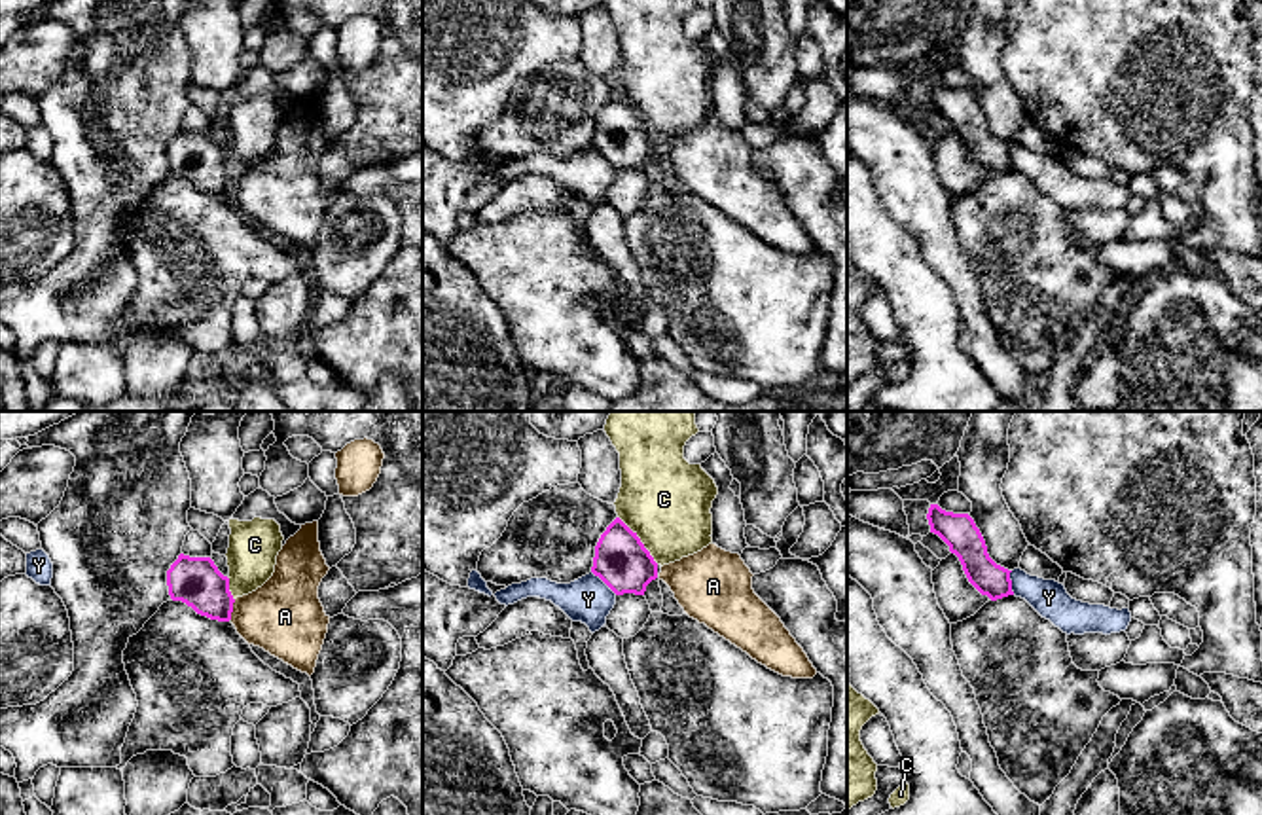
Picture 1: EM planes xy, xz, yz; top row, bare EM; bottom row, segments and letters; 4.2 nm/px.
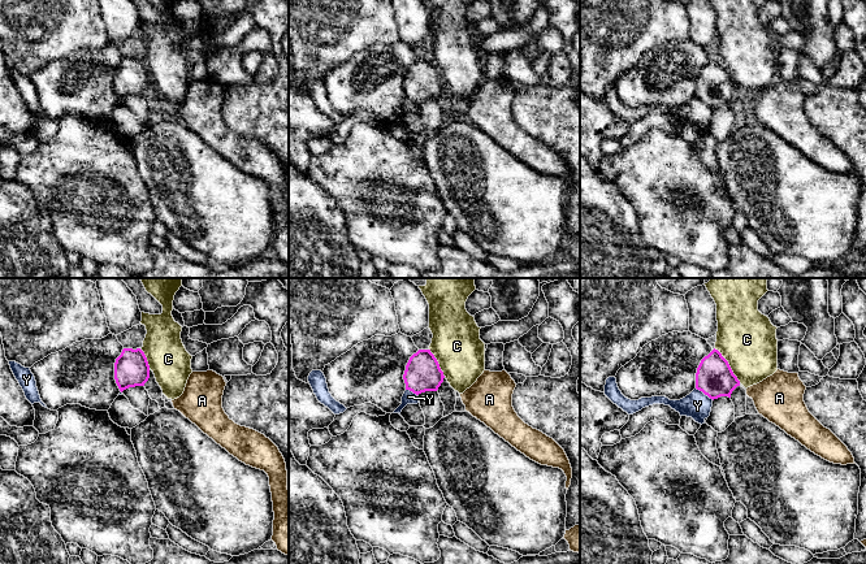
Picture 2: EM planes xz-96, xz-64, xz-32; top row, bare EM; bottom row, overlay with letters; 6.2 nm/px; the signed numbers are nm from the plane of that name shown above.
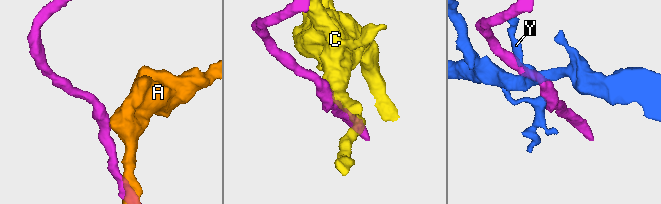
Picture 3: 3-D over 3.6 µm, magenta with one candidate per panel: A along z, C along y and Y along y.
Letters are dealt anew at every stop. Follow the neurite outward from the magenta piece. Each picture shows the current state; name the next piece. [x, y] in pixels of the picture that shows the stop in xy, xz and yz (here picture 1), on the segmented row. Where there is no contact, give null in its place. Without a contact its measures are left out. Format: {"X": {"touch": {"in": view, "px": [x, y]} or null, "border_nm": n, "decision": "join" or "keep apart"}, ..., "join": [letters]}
{"A": {"touch": {"in": "xy", "px": [232, 609]}, "border_nm": 90, "decision": "keep apart"}, "C": {"touch": {"in": "xz", "px": [639, 541]}, "border_nm": 260, "decision": "keep apart"}, "Y": {"touch": {"in": "xz", "px": [605, 582]}, "border_nm": 150, "decision": "join"}, "join": ["Y"]}

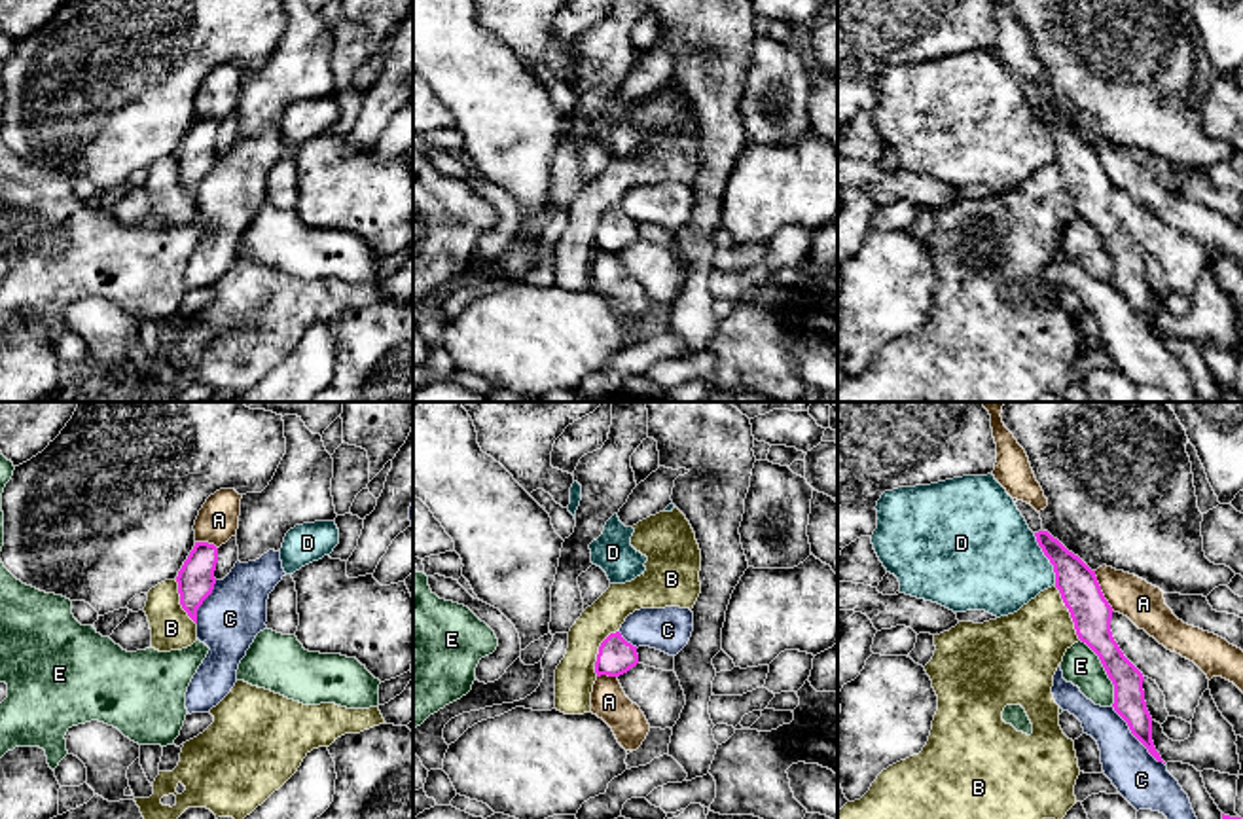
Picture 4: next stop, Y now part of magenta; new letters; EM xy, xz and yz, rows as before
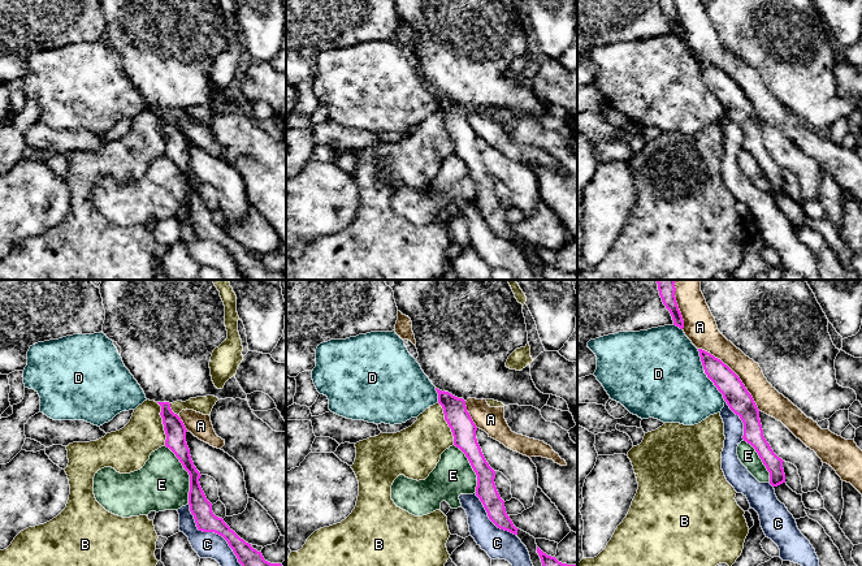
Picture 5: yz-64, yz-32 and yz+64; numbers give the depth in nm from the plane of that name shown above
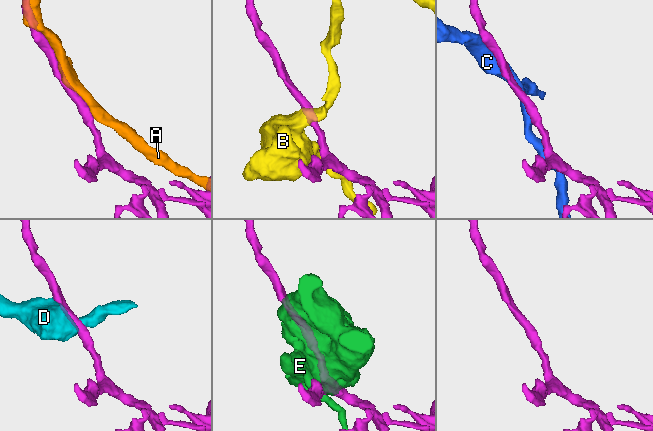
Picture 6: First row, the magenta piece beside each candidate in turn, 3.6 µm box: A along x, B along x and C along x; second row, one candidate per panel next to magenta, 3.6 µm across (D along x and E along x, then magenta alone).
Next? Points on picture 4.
{"A": {"touch": {"in": "yz", "px": [1101, 592]}, "border_nm": 200, "decision": "keep apart"}, "B": {"touch": {"in": "yz", "px": [1069, 611]}, "border_nm": 260, "decision": "keep apart"}, "C": {"touch": {"in": "yz", "px": [1134, 734]}, "border_nm": 340, "decision": "keep apart"}, "D": {"touch": {"in": "yz", "px": [1048, 558]}, "border_nm": 240, "decision": "keep apart"}, "E": {"touch": {"in": "yz", "px": [1107, 673]}, "border_nm": 320, "decision": "keep apart"}, "join": []}

